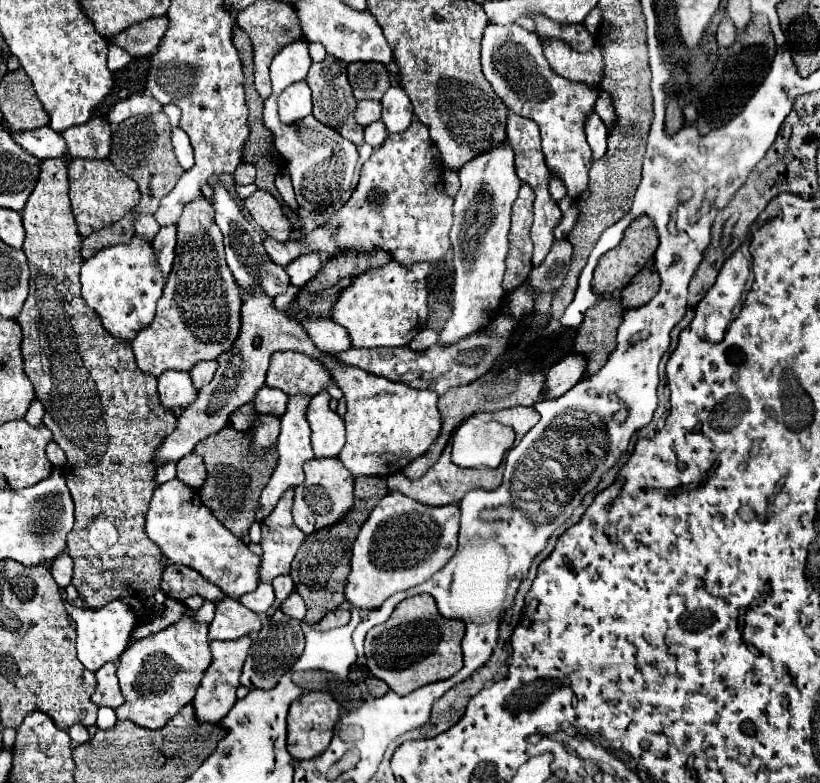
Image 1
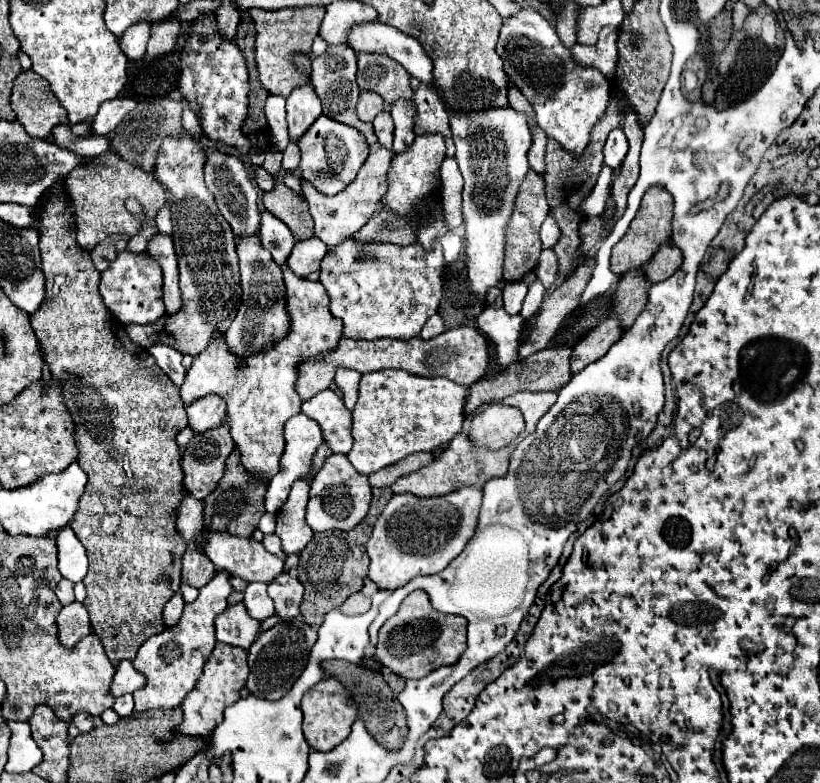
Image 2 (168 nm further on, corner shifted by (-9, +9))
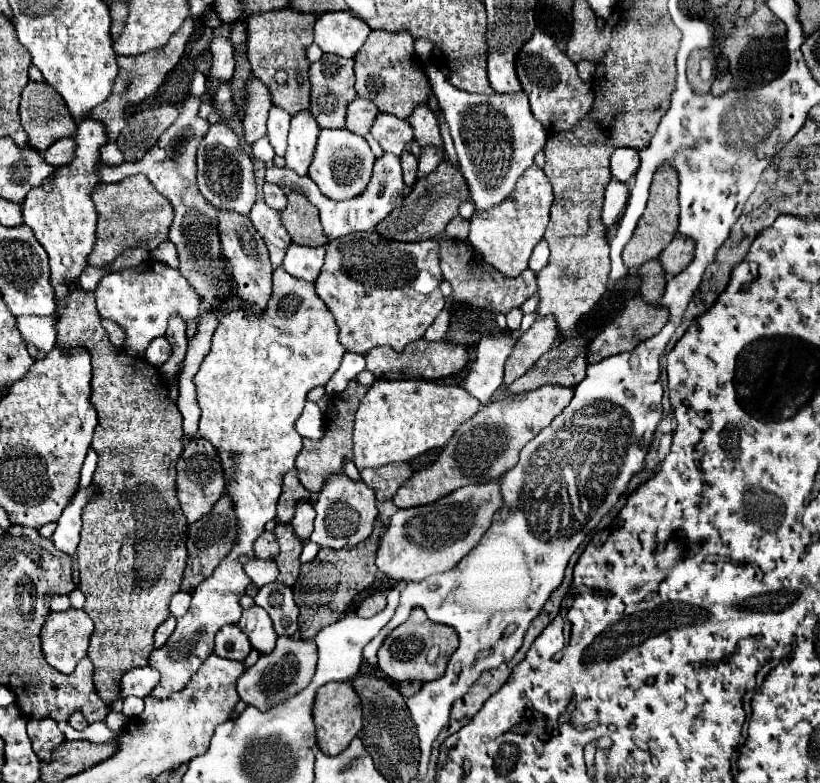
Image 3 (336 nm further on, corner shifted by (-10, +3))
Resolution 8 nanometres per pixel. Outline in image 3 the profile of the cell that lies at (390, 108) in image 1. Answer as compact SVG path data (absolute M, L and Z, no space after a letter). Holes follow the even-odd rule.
M406 151L400 159L402 159L402 169L404 169L404 181L408 187L412 187L418 179L418 175L416 175L418 173L418 161L410 151Z

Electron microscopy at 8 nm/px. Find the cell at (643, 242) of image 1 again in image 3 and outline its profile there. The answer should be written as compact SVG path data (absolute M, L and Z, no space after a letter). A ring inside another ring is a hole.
M664 163L654 173L648 207L646 207L642 219L638 221L638 227L636 227L630 243L624 247L622 257L624 257L626 267L640 267L650 259L656 259L660 255L660 251L664 251L664 247L674 239L674 233L678 231L678 213L680 213L680 205L678 205L678 173L668 163Z

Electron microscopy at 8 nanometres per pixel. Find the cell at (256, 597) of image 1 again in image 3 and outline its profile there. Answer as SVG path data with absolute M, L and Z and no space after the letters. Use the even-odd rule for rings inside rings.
M258 605L246 609L242 613L242 619L238 623L238 627L248 635L250 639L250 645L266 655L274 649L274 643L276 643L276 633L274 633L274 627L272 627L272 621L268 617L268 613L264 613L264 609L260 609Z

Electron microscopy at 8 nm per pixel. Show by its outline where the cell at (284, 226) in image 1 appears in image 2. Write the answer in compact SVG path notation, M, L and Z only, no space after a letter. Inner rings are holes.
M281 179L275 181L271 191L263 193L263 205L291 229L297 241L313 237L313 219L309 215L307 201L293 193Z

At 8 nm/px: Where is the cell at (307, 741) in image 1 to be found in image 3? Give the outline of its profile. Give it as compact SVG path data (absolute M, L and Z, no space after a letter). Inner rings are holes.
M326 683L324 687L320 687L314 705L314 723L316 723L318 747L326 755L342 753L362 729L362 707L354 687L350 683Z

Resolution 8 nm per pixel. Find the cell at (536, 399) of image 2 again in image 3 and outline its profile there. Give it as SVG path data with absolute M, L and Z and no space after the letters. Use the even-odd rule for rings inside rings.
M542 385L540 389L534 389L530 393L508 395L484 405L482 411L478 411L474 417L458 427L434 465L416 471L414 477L398 489L398 493L394 495L394 505L398 509L420 507L434 503L464 485L500 479L508 469L518 463L524 445L564 411L564 407L572 401L572 393L572 387Z

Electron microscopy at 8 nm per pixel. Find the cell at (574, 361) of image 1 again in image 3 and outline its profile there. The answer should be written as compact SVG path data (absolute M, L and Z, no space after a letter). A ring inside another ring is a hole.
M632 297L628 301L628 305L624 307L622 315L616 317L608 327L604 327L604 331L590 343L588 363L598 363L600 359L606 359L610 355L632 351L640 341L654 337L666 325L666 321L668 321L668 311L664 307L652 307L652 305L644 303L640 297Z

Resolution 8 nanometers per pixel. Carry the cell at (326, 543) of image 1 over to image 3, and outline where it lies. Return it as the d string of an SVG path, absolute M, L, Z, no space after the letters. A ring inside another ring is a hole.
M376 521L372 535L364 543L358 543L350 549L340 549L340 551L322 547L312 563L302 565L296 585L292 587L294 601L300 607L298 631L302 639L312 639L324 625L330 625L342 619L352 599L374 583L374 577L376 577L374 559L380 543L380 533L382 533L382 523Z

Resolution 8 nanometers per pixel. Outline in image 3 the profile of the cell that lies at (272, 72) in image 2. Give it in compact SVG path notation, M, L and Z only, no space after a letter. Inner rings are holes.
M290 7L252 15L246 19L248 29L246 55L252 65L252 73L270 87L274 105L282 107L290 115L296 115L310 107L310 81L308 81L310 61L306 59L306 49L314 41L314 21L316 15L292 11Z

